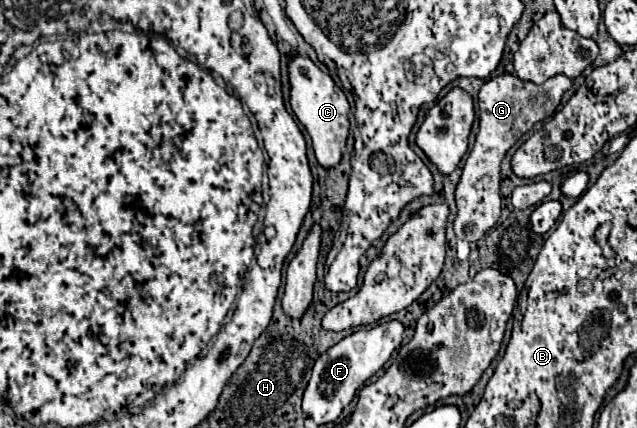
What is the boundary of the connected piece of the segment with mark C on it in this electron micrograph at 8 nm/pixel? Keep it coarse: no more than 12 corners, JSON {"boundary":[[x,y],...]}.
{"boundary":[[307,56],[289,64],[291,108],[317,162],[335,168],[349,136],[343,90]]}

